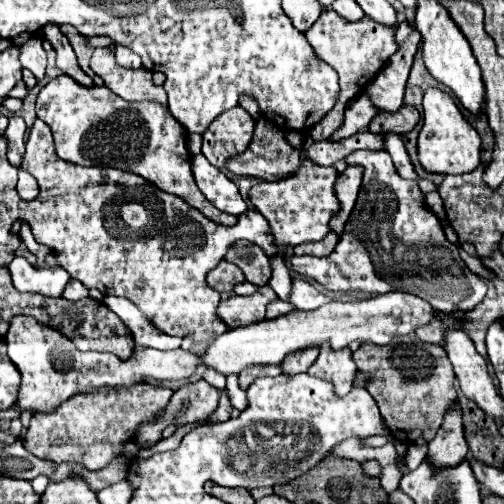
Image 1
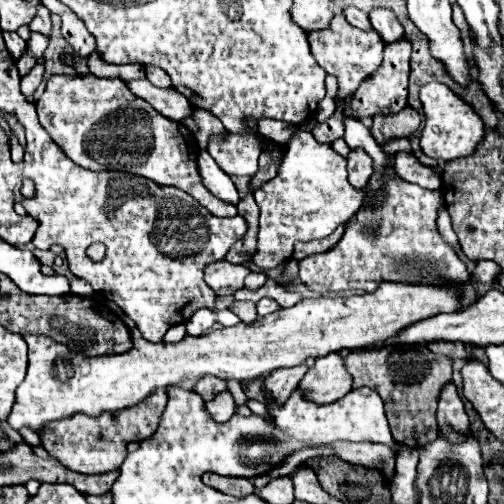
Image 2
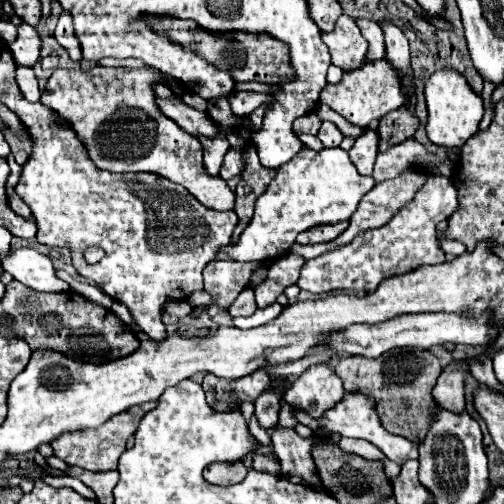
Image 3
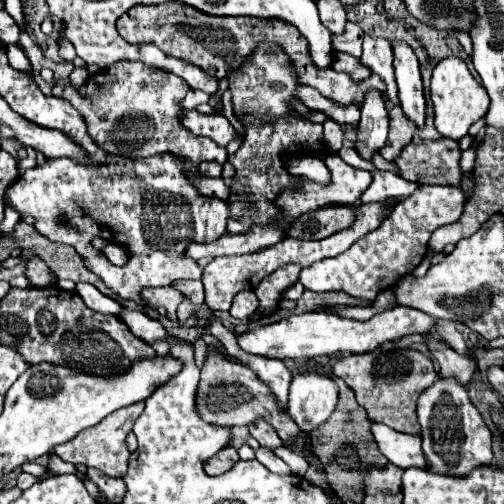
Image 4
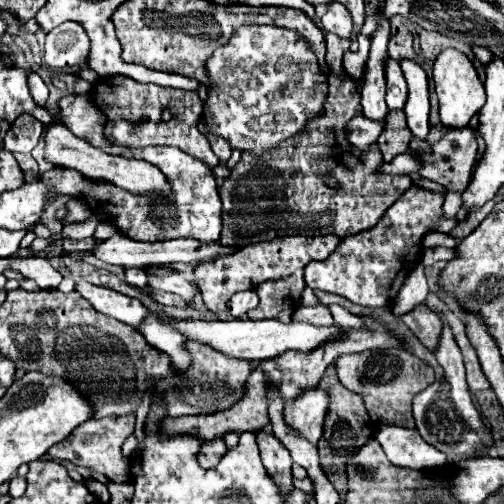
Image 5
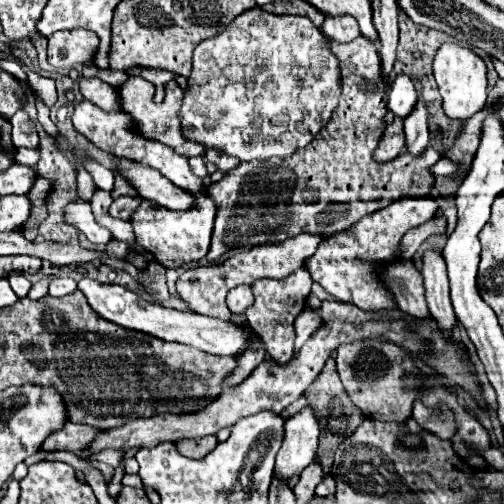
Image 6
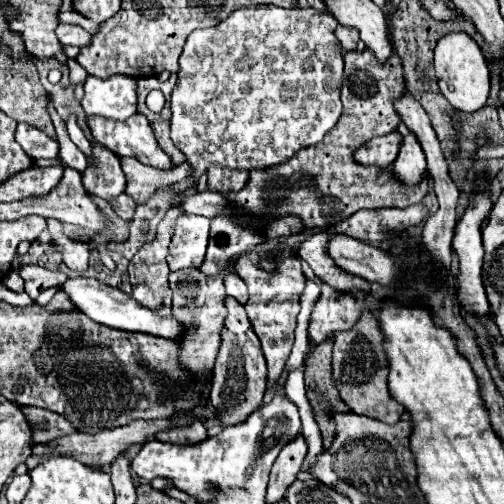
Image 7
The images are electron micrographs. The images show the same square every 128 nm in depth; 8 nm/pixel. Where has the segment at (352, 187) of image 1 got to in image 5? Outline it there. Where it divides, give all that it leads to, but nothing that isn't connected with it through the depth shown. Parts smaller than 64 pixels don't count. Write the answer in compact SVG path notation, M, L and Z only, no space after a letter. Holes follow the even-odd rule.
M384 18L378 22L376 32L372 34L372 46L370 46L370 56L368 56L368 64L366 64L364 84L362 84L362 112L366 118L372 118L372 120L386 118L386 112L388 112L388 106L384 102L384 96L386 96L384 68L386 68L386 60L388 60L388 40L390 40L390 20Z

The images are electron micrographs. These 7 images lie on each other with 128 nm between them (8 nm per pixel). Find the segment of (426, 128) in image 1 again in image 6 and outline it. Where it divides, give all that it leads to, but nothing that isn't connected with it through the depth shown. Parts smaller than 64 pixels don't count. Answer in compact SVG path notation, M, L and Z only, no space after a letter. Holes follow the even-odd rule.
M450 42L442 44L434 56L434 78L438 82L438 90L444 100L444 112L450 118L468 120L470 116L474 116L476 112L480 112L486 106L486 98L488 98L486 64L470 48L450 44Z

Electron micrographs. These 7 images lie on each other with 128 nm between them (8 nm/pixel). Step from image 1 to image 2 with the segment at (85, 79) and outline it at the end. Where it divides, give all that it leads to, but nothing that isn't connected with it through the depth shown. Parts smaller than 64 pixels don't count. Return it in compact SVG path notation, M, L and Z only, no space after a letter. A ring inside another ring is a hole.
M40 2L38 6L36 6L36 16L32 18L32 22L30 22L30 30L32 32L40 32L40 34L50 34L50 10Z

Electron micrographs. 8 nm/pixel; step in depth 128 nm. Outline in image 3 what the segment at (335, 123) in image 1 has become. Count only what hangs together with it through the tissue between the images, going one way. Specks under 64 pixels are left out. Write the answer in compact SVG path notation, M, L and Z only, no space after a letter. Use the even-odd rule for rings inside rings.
M342 14L336 22L336 28L324 34L322 40L330 48L332 64L340 66L344 72L356 70L364 64L364 52L368 48L368 42L362 38L354 18ZM322 122L320 130L318 130L318 138L322 140L322 144L324 144L326 148L338 148L344 136L342 136L342 132L338 130L336 124L332 124L332 122Z

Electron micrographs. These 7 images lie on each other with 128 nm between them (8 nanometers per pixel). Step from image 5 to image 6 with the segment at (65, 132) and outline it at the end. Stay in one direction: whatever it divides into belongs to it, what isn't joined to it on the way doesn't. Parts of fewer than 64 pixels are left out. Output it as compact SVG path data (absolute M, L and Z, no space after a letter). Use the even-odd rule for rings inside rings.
M120 158L118 172L138 190L142 198L154 200L160 206L176 212L188 212L196 206L196 198L182 188L174 186L168 178L160 176L154 168L146 168L146 164L136 164L132 160Z

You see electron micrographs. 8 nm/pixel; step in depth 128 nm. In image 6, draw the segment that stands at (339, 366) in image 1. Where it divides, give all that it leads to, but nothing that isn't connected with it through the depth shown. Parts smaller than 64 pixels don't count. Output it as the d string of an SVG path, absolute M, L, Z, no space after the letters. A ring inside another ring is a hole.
M304 406L296 416L290 416L288 424L284 424L284 432L284 442L276 454L274 470L274 476L280 482L298 476L316 456L320 428L310 406Z

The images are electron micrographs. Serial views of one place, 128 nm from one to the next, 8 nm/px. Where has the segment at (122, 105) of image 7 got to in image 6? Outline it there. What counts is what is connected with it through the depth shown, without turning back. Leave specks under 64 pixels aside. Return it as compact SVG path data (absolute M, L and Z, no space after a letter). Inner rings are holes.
M80 78L80 92L86 100L102 108L104 112L120 112L122 98L116 88L102 82L100 78Z

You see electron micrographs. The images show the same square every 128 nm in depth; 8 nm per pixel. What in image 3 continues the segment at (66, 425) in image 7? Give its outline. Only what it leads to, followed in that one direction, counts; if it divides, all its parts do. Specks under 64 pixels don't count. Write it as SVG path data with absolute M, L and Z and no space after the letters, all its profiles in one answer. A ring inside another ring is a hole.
M138 404L136 408L130 408L128 412L120 412L120 416L112 416L106 424L102 424L96 430L88 432L68 432L68 436L60 436L60 440L54 440L50 446L54 448L54 456L64 460L70 466L80 466L94 472L106 472L118 468L118 458L126 450L126 440L130 434L136 432L136 424L146 414L146 404Z

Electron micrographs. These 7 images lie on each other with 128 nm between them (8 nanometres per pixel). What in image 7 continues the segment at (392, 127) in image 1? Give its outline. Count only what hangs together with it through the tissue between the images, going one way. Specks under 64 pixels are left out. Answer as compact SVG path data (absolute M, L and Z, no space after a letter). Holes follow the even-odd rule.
M390 132L386 136L372 138L368 144L360 146L354 152L354 160L358 164L364 164L364 166L388 168L396 160L396 156L398 156L400 142L402 142L400 132Z

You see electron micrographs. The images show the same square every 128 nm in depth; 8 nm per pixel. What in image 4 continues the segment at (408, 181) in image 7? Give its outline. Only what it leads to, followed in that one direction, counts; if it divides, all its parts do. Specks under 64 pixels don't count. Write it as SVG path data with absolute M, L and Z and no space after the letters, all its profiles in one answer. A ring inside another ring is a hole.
M394 42L394 68L396 68L396 82L400 90L400 106L404 114L422 128L426 122L426 100L424 100L424 86L422 74L416 54L408 44Z

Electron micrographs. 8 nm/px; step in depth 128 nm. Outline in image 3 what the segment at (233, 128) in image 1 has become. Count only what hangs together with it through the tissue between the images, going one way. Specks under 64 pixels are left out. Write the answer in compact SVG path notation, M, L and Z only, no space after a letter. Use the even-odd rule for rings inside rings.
M230 148L224 156L224 164L220 168L220 178L224 180L230 180L234 176L238 176L242 170L244 170L244 162L240 158L240 150L242 148Z

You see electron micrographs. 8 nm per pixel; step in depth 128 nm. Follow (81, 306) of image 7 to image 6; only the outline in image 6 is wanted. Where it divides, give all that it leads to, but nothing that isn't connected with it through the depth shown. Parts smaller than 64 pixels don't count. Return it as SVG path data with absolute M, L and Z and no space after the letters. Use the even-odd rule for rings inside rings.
M82 278L78 288L86 296L90 308L98 316L102 316L108 322L118 324L122 328L138 330L138 332L156 336L156 338L166 340L166 342L188 344L188 346L194 346L198 350L204 350L208 354L220 354L220 356L236 356L248 344L250 332L238 324L216 320L210 316L200 316L196 312L180 312L180 310L164 308L160 304L152 304L152 302L144 300L140 294L134 294L134 292L130 292L118 284L102 284L102 282L96 282L90 278Z

